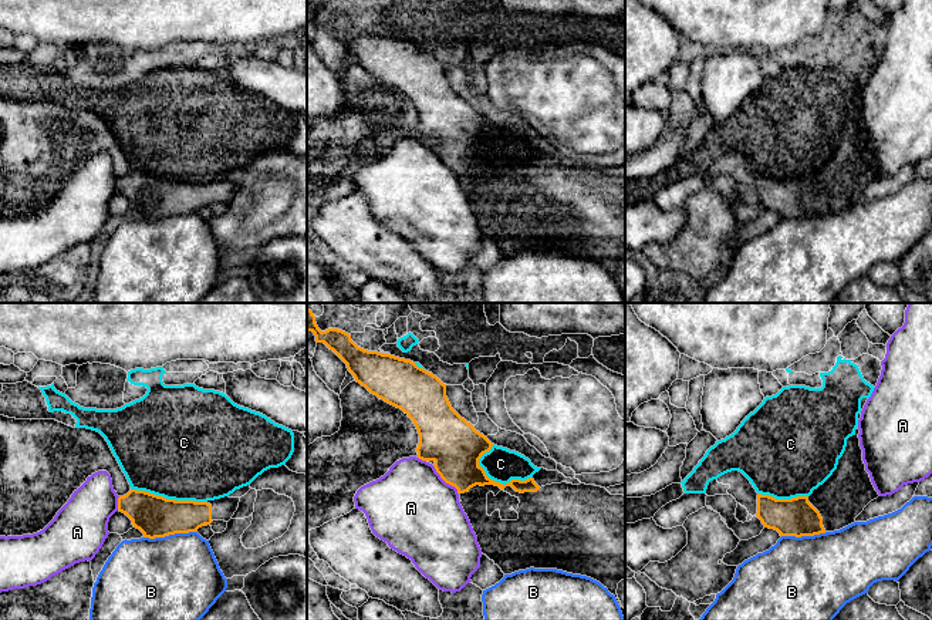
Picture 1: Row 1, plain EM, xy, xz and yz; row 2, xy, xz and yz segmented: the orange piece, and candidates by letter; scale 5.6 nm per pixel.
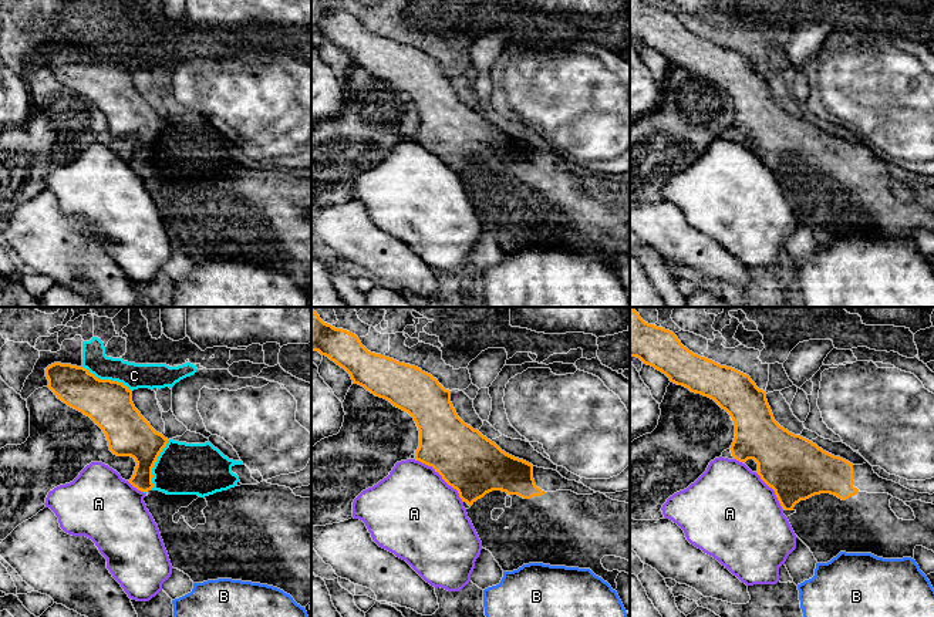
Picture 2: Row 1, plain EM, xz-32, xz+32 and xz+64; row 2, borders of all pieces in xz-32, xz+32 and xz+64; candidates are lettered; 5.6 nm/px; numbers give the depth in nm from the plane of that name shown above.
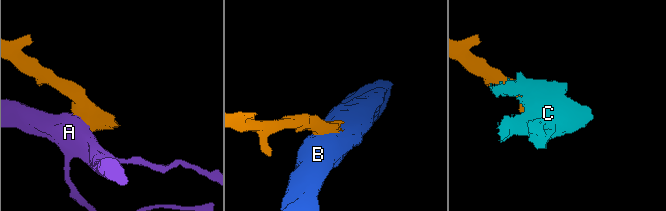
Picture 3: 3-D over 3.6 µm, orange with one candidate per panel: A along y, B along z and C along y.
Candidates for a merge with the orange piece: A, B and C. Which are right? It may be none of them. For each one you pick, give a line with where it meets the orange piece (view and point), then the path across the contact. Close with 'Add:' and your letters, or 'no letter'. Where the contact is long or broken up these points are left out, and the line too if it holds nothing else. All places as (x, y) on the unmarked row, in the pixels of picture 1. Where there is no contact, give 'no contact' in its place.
Add: no letter

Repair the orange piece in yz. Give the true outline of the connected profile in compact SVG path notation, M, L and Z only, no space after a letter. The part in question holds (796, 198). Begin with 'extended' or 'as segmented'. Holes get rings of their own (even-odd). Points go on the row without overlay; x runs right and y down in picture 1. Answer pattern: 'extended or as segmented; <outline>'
extended; M857 108L855 115L847 121L847 128L838 141L837 151L810 178L776 181L759 175L756 198L764 209L777 212L780 218L801 219L840 212L854 205L864 189L879 178L871 164L869 155L865 152L858 115L860 111Z

